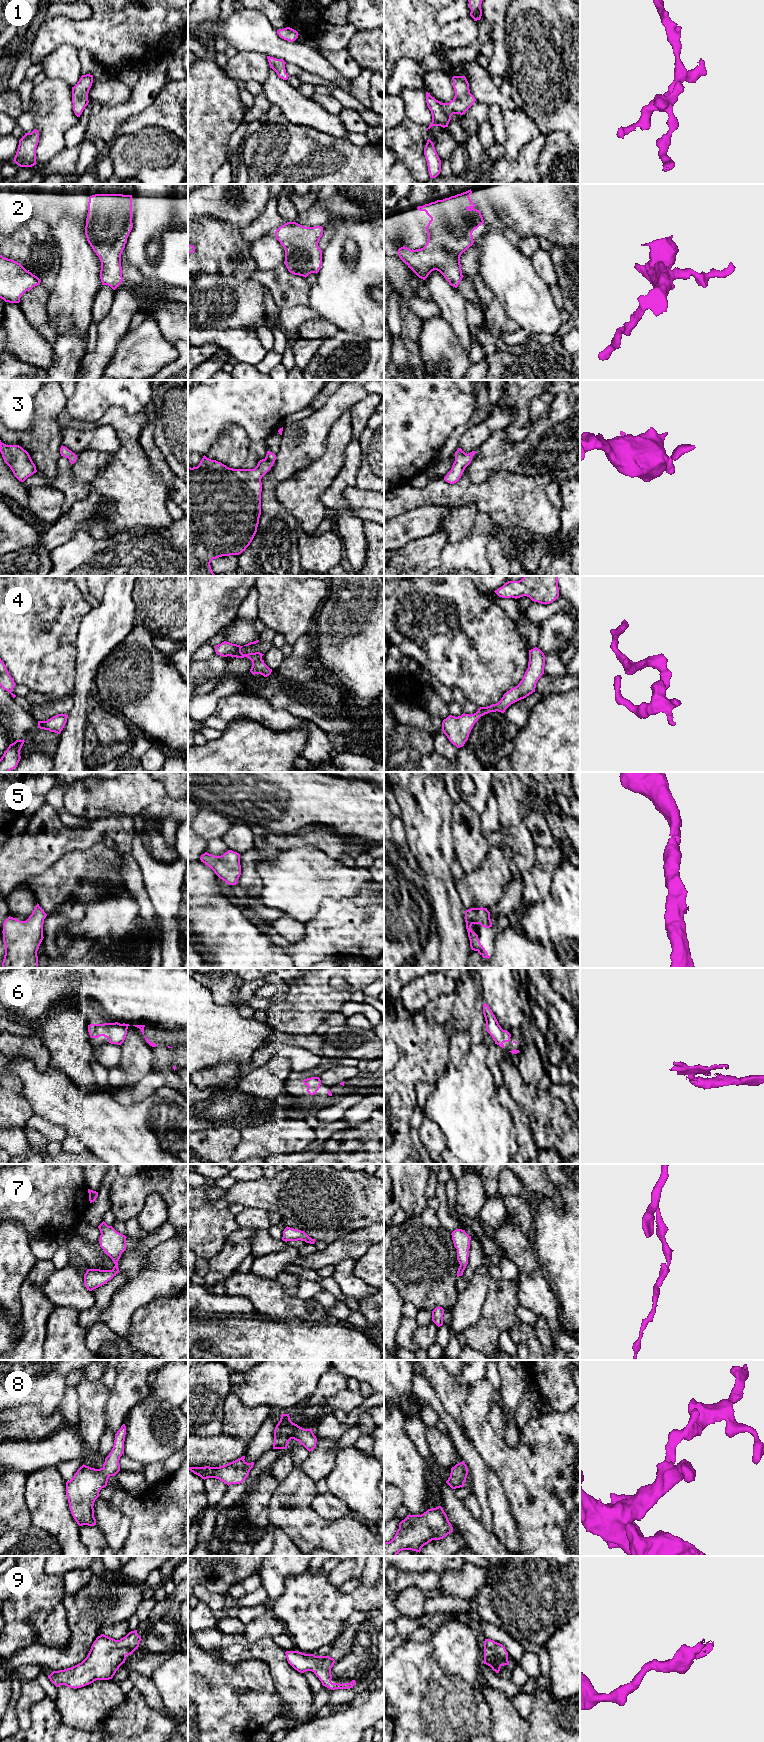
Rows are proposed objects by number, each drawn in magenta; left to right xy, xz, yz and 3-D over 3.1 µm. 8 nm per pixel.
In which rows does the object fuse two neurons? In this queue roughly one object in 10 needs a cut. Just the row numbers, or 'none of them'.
none of them

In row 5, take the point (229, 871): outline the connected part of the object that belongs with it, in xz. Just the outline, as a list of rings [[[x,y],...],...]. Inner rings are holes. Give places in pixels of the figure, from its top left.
[[[228,850],[221,856],[215,856],[205,852],[201,855],[200,860],[227,884],[236,885],[238,883],[241,875],[239,853]]]

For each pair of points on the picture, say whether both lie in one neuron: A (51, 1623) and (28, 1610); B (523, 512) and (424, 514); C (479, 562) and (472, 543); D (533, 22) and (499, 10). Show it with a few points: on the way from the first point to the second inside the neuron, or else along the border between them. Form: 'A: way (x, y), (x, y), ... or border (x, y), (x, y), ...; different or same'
A: way (45, 1623), (34, 1613); same
B: border (427, 505), (448, 505), (450, 507); different
C: way (474, 557), (472, 555), (472, 548); same
D: border (507, 10), (505, 35); different

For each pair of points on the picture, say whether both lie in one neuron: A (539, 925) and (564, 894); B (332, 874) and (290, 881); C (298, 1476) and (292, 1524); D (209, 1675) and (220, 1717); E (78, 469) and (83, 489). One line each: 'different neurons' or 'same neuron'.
A: different neurons
B: same neuron
C: same neuron
D: same neuron
E: different neurons

